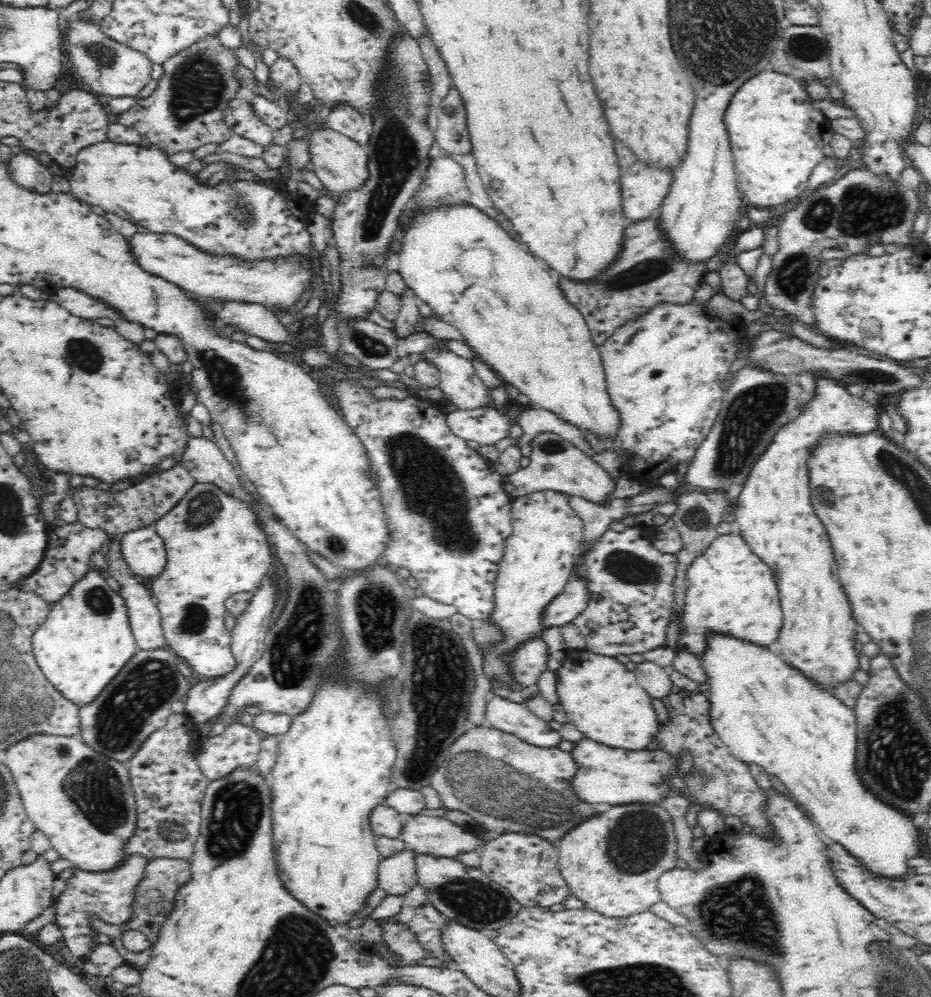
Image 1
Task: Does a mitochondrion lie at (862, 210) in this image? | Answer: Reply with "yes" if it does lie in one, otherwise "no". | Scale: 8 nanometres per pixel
yes

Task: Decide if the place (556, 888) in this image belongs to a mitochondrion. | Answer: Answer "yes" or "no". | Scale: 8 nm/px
no

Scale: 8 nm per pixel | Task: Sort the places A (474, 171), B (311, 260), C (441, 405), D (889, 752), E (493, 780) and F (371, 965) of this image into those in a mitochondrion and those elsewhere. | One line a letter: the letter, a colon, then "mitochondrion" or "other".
A: other
B: other
C: other
D: mitochondrion
E: mitochondrion
F: other

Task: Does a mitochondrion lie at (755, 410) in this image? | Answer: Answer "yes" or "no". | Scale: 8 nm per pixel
yes

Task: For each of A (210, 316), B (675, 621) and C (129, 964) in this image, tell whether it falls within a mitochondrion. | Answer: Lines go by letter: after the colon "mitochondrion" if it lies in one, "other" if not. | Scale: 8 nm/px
A: other
B: other
C: other

